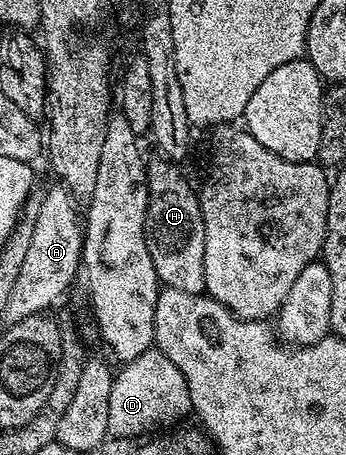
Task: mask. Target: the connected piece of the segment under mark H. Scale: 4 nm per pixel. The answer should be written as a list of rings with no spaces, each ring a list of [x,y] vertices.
[[[158,155],[155,156],[155,161],[152,160],[147,164],[146,167],[146,186],[148,187],[148,203],[146,204],[146,242],[148,243],[148,255],[152,255],[152,267],[156,267],[156,275],[158,276],[159,282],[167,289],[175,289],[176,291],[188,291],[189,293],[206,293],[206,284],[204,283],[204,219],[202,218],[202,212],[200,211],[200,203],[198,202],[198,193],[196,192],[195,186],[194,189],[192,186],[186,182],[186,177],[181,173],[179,166],[175,162],[166,160],[165,157]]]

